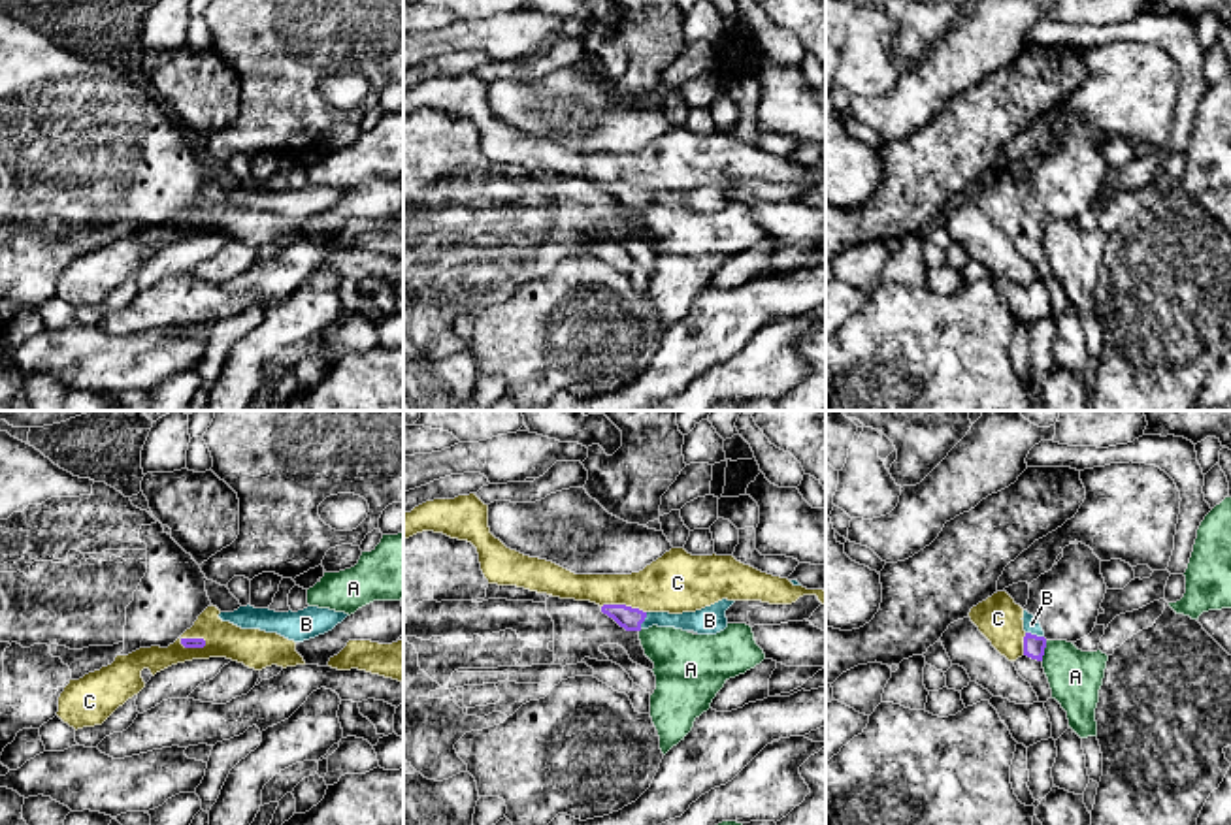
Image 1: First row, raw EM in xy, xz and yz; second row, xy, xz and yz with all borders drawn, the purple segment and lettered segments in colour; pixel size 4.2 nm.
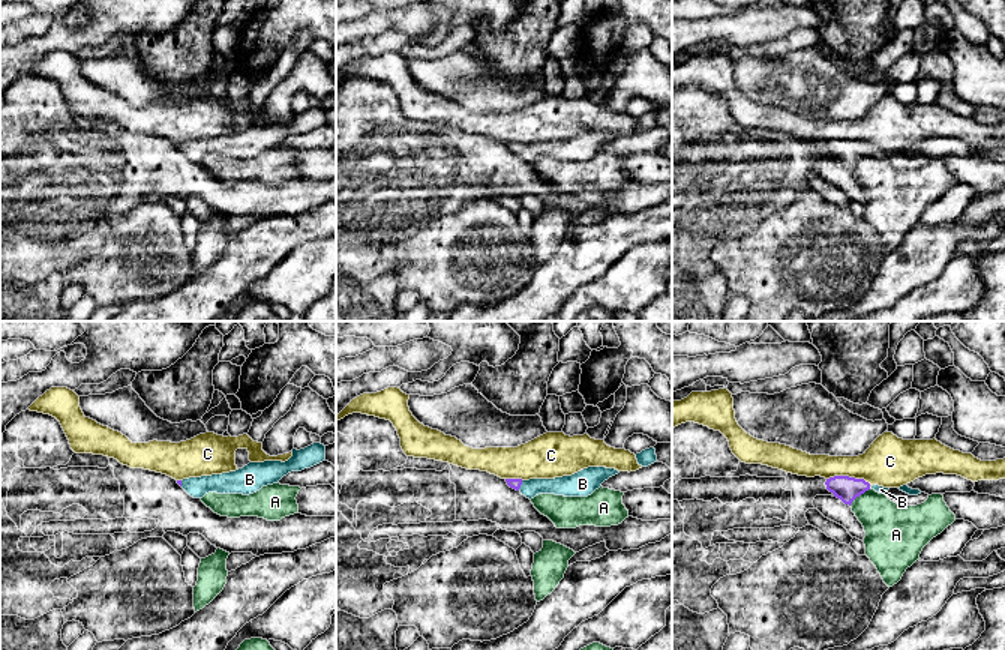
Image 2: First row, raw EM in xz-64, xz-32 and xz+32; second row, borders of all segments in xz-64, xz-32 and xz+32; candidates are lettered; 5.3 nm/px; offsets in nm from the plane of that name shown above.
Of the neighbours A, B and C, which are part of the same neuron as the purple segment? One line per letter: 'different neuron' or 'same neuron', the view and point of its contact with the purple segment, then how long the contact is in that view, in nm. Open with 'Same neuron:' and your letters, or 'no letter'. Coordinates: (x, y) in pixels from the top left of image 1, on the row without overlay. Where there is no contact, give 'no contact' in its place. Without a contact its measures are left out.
Same neuron: B
A: different neuron | yz (1043, 228) | 90 nm
B: same neuron | yz (1035, 213) | 80 nm
C: different neuron | xy (195, 217) | 120 nm

